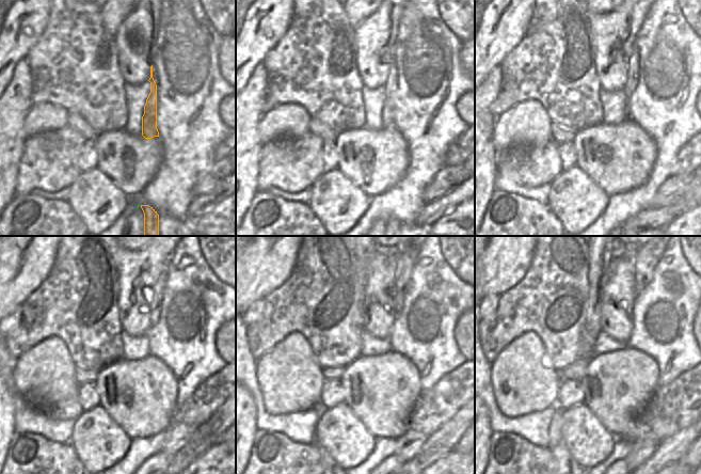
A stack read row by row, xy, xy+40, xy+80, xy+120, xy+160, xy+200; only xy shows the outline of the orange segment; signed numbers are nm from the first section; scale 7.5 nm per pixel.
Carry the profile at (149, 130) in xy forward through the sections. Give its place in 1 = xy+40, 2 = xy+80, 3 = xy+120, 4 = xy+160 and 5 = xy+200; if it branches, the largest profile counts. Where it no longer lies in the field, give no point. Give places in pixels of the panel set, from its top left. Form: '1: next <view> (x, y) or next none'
1: next xy+40 (387, 115)
2: next xy+80 (634, 61)
3: next xy+120 (160, 283)
4: next xy+160 (407, 257)
5: next xy+200 (646, 257)

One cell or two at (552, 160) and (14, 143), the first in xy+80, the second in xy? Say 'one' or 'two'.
two

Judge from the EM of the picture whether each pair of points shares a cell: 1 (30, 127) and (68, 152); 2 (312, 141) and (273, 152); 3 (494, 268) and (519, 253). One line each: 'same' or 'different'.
1: different
2: same
3: same

